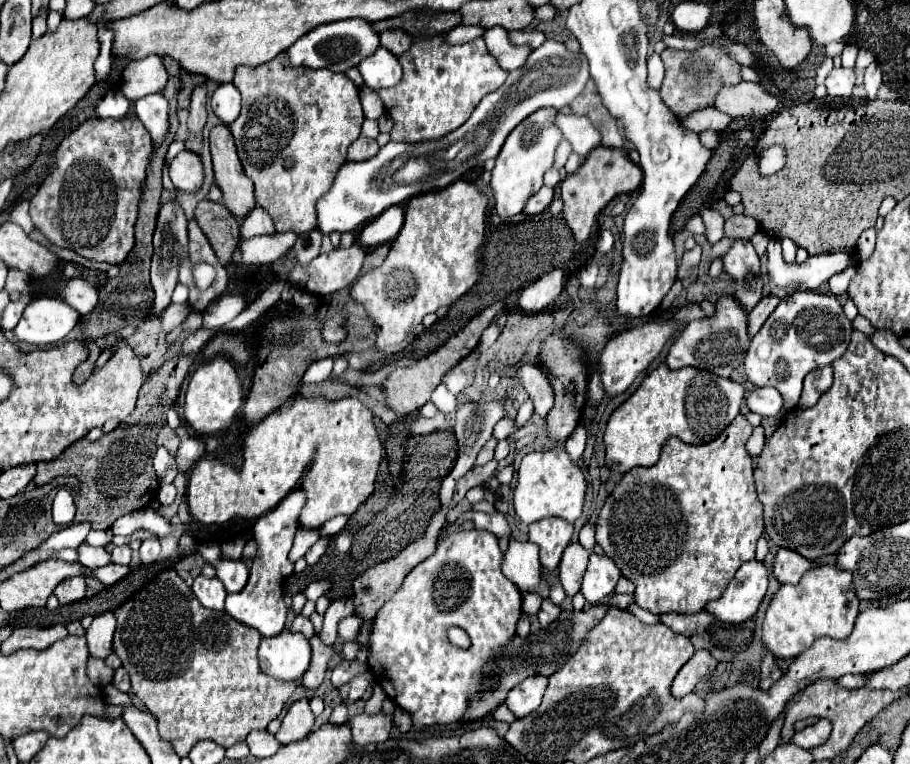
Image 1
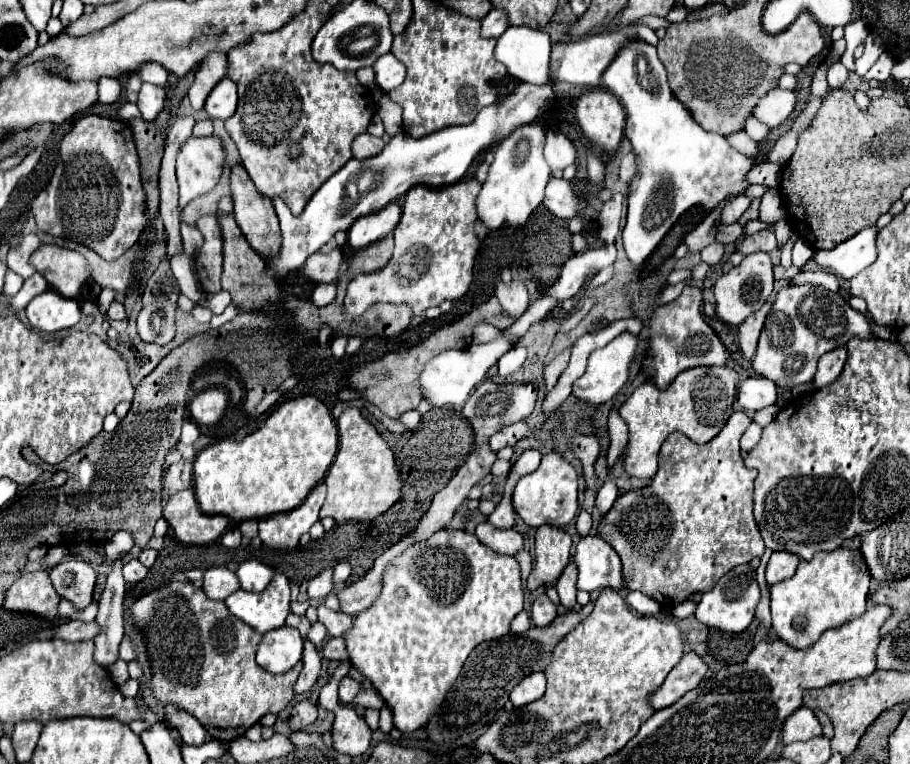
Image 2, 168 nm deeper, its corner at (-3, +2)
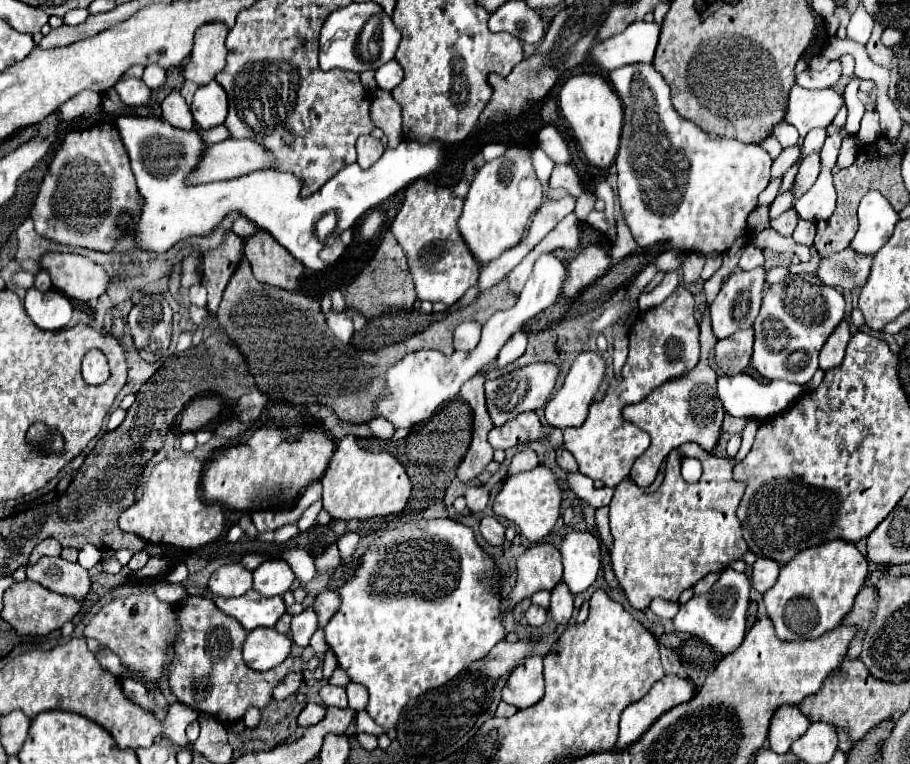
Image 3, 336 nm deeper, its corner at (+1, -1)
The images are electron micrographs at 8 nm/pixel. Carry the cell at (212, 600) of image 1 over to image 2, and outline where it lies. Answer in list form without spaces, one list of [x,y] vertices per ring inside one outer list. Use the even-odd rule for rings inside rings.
[[[212,567],[204,573],[204,591],[210,599],[224,601],[228,595],[240,589],[240,581],[236,573],[228,571],[226,567]]]

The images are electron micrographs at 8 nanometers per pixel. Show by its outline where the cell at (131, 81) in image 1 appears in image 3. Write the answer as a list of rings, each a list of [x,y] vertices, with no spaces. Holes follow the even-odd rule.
[[[150,66],[150,68],[144,70],[142,80],[144,80],[144,84],[146,84],[150,90],[156,90],[156,88],[160,88],[160,86],[164,84],[166,72],[164,72],[162,68],[158,68],[158,66]]]

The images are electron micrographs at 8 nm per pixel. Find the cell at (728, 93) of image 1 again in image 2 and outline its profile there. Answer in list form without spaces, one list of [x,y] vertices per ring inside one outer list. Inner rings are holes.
[[[772,89],[754,109],[754,117],[768,127],[778,127],[796,107],[796,93],[790,89]]]

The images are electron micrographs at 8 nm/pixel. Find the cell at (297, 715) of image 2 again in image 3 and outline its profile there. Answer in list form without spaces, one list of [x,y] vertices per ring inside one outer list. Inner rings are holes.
[[[306,704],[306,708],[300,712],[296,722],[298,722],[298,726],[308,728],[308,726],[318,724],[322,718],[324,718],[324,706],[320,706],[320,704]]]

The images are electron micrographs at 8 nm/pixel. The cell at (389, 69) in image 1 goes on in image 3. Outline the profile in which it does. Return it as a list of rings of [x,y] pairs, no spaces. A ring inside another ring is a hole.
[[[390,60],[388,64],[384,64],[382,68],[376,70],[376,82],[378,82],[378,88],[382,88],[382,90],[396,88],[398,82],[402,82],[402,78],[404,78],[402,66],[396,60]]]

